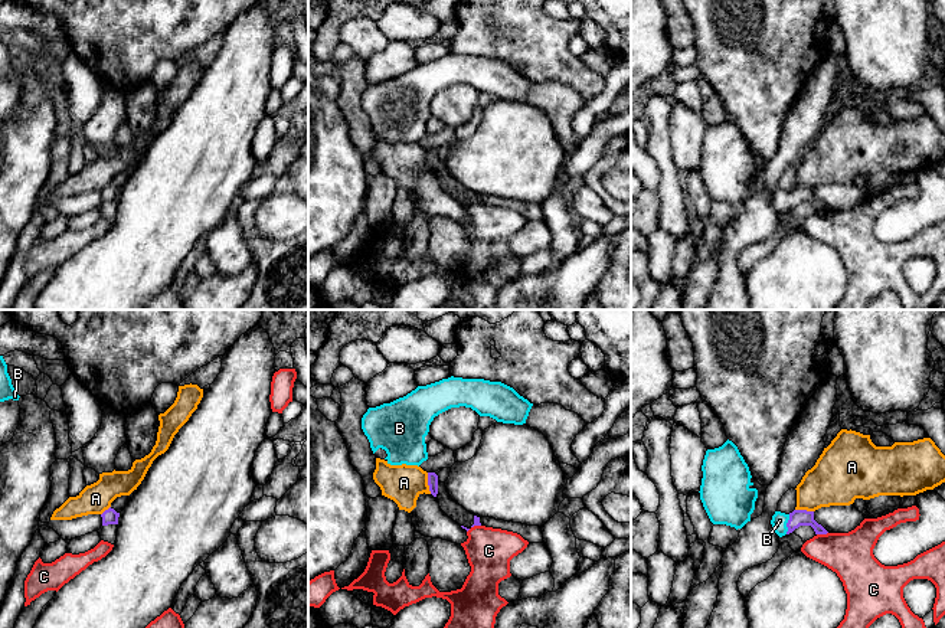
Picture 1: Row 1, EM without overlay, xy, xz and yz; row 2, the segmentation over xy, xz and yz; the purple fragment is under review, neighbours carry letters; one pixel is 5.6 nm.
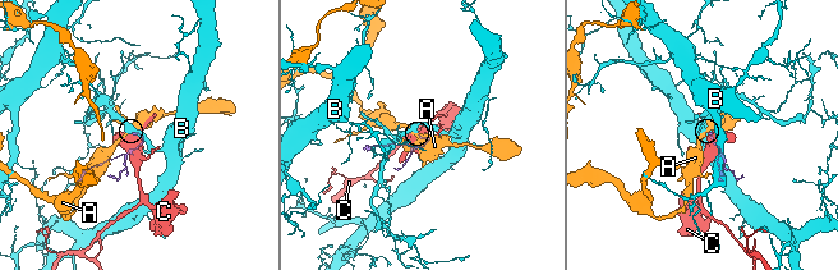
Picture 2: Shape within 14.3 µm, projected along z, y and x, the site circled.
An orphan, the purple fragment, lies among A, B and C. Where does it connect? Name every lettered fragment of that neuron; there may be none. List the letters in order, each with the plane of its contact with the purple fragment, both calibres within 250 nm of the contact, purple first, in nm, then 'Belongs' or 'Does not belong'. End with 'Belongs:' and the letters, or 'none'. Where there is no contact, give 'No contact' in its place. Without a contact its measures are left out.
A: Touches purple in xz. Thickness 60 nm (purple) against 220 nm. Does not belong
B: Touches purple in yz. Thickness 100 nm (purple) against 90 nm. Belongs
C: Touches purple in yz. Thickness 100 nm (purple) against 260 nm. Does not belong
Belongs: B

